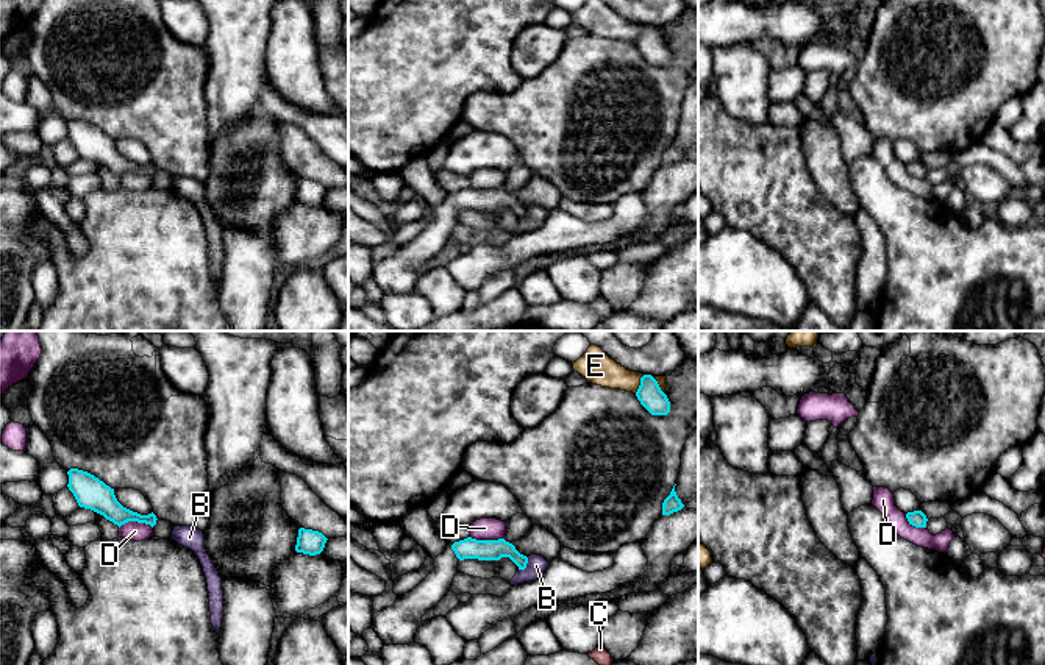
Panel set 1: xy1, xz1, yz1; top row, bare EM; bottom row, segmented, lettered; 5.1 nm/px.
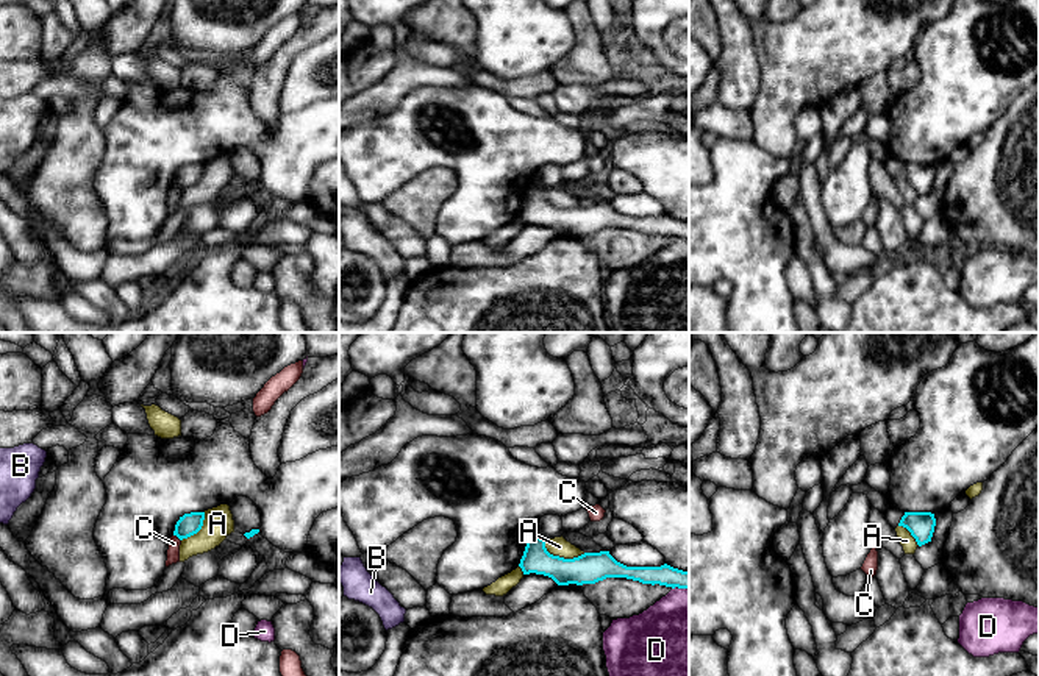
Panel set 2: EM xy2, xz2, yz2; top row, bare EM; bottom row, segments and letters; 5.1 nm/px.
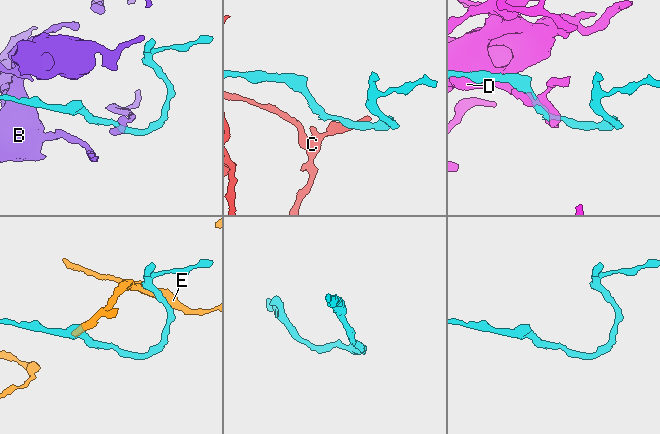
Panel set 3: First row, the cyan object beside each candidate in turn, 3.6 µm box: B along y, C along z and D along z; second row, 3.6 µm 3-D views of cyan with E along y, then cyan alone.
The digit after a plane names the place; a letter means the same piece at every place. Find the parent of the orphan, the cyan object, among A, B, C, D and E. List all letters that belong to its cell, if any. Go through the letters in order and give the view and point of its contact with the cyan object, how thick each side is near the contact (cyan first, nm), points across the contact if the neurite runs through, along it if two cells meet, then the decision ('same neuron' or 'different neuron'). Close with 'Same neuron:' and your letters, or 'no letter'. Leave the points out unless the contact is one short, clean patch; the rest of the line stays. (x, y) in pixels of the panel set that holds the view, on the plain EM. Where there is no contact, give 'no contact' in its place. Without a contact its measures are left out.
A: meets cyan in xz2 at (561, 208); 160 nm thick on the cyan side, 100 nm on the other; border along xz2 (544, 191), (544, 197), (553, 205), (577, 208), (585, 203); different neuron
B: meets cyan in xz1 at (525, 216); 110 nm thick on the cyan side, 100 nm on the other; border along xz1 (528, 208), (527, 216), (519, 220); different neuron
C: meets cyan in xy2 at (177, 186); 120 nm thick on the cyan side, 60 nm on the other; border along xy2 (174, 185), (180, 191); different neuron
D: meets cyan in xy1 at (135, 170); 160 nm thick on the cyan side, 100 nm on the other; different neuron
E: meets cyan in xz1 at (641, 35); 130 nm thick on the cyan side, 170 nm on the other; different neuron
Same neuron: no letter

